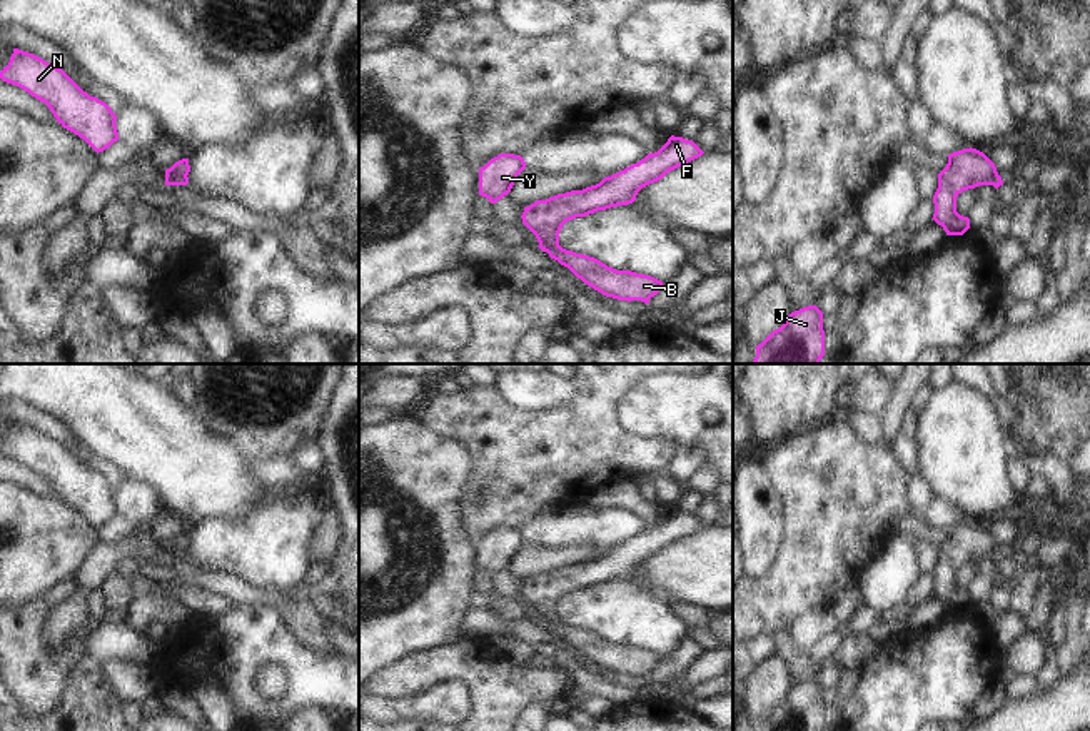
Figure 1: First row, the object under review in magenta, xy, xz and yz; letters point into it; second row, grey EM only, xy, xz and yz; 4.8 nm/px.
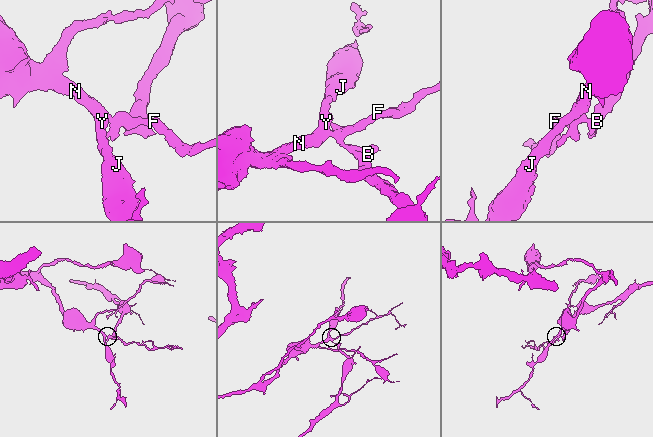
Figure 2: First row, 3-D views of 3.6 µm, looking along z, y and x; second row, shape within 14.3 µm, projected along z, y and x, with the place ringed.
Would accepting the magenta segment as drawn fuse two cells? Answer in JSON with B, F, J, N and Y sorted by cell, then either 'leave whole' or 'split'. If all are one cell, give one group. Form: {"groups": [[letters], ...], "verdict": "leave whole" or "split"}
{"groups": [["B"], ["F", "J", "N", "Y"]], "verdict": "split"}

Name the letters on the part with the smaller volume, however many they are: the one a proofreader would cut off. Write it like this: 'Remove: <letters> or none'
Remove: B

